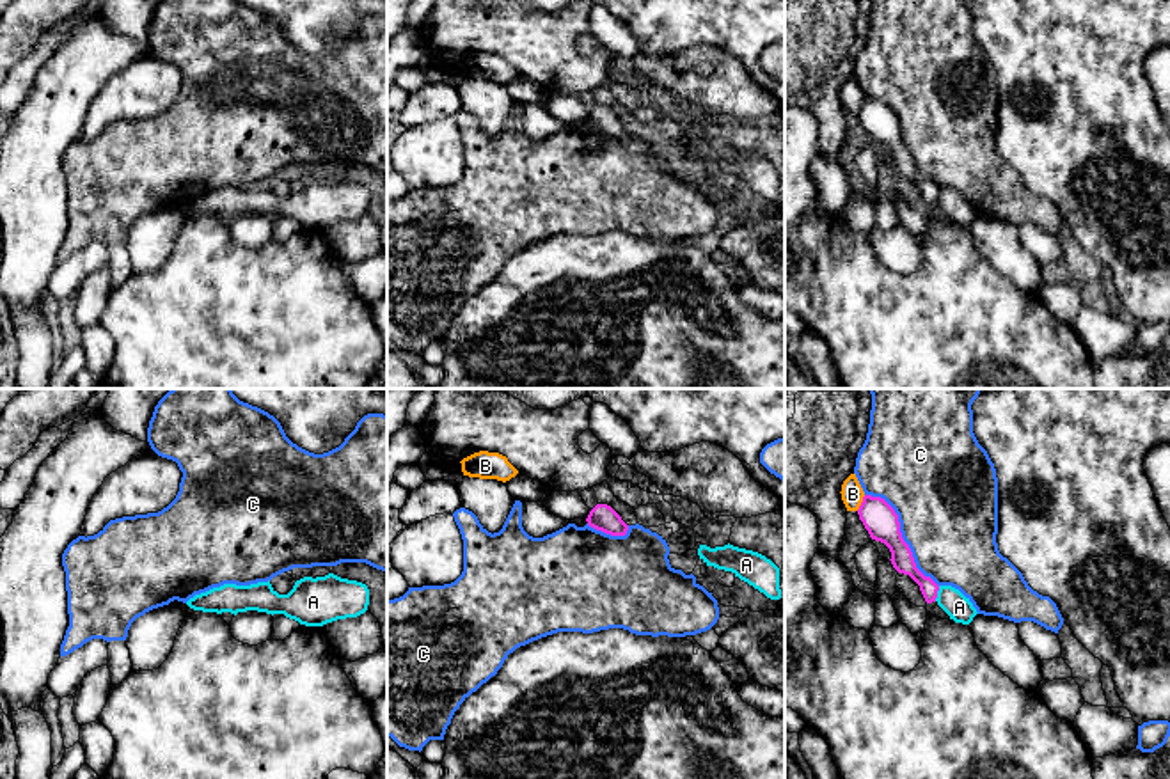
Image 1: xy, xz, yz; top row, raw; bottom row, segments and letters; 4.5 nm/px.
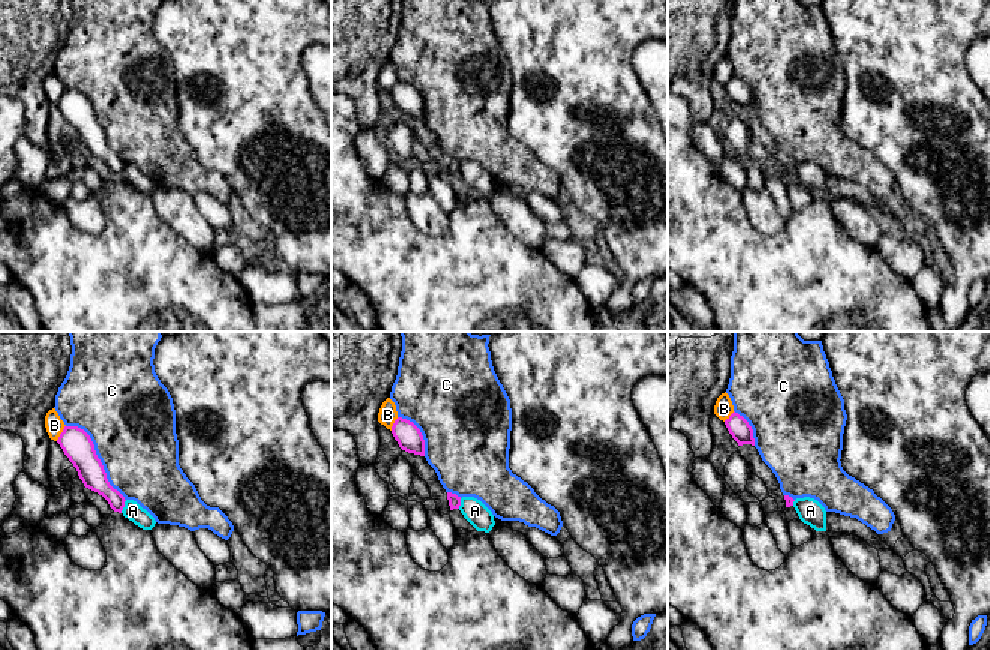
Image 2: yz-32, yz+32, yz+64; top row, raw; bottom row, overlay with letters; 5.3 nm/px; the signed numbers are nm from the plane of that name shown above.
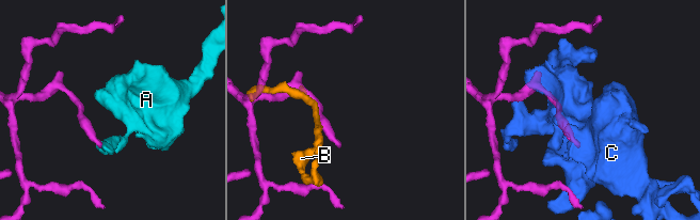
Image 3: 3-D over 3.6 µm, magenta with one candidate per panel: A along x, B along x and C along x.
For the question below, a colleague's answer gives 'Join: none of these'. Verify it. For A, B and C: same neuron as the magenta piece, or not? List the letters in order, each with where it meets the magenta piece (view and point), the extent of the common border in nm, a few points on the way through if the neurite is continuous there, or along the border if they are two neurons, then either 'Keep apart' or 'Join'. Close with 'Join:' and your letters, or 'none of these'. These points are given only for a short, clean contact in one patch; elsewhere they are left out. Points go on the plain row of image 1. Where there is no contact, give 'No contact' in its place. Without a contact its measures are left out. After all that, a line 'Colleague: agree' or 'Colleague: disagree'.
A: Touches magenta at yz (936, 196). Shared border 80 nm. Boundary: yz (940, 188), (934, 203). Keep apart
B: Touches magenta at yz (861, 105). Shared border 80 nm. Keep apart
C: Touches magenta at yz (901, 137). Shared border 550 nm. Keep apart
Join: none of these
Colleague: agree

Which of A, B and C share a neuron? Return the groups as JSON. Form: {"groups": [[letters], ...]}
{"groups": [["A"], ["B"], ["C"]]}

